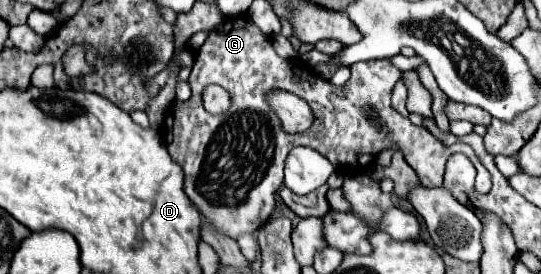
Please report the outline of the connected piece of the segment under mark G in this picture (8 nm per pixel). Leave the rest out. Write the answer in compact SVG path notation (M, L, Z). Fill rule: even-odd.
M249 18L225 20L195 52L195 66L189 80L193 96L187 102L173 104L167 116L171 124L161 126L171 158L185 172L185 194L207 222L223 234L231 238L251 234L275 208L275 192L283 184L283 162L293 146L313 148L329 158L339 170L345 168L345 172L359 172L367 168L381 150L397 146L427 188L443 184L447 158L455 153L467 153L471 154L471 160L477 160L475 188L479 194L487 194L491 190L491 176L469 145L458 142L447 147L425 128L411 124L409 118L393 110L391 94L393 86L401 80L401 72L417 70L421 62L421 56L407 58L403 54L393 56L391 62L357 62L350 67L349 82L343 88L337 88L317 76L309 66L277 56L271 40L265 38ZM209 84L219 84L229 92L231 106L225 114L211 114L201 106L201 92ZM273 90L293 92L311 106L315 120L309 130L287 134L281 128L279 118L265 100ZM367 108L375 108L381 114L383 126L365 118ZM267 121L271 130L267 130Z

